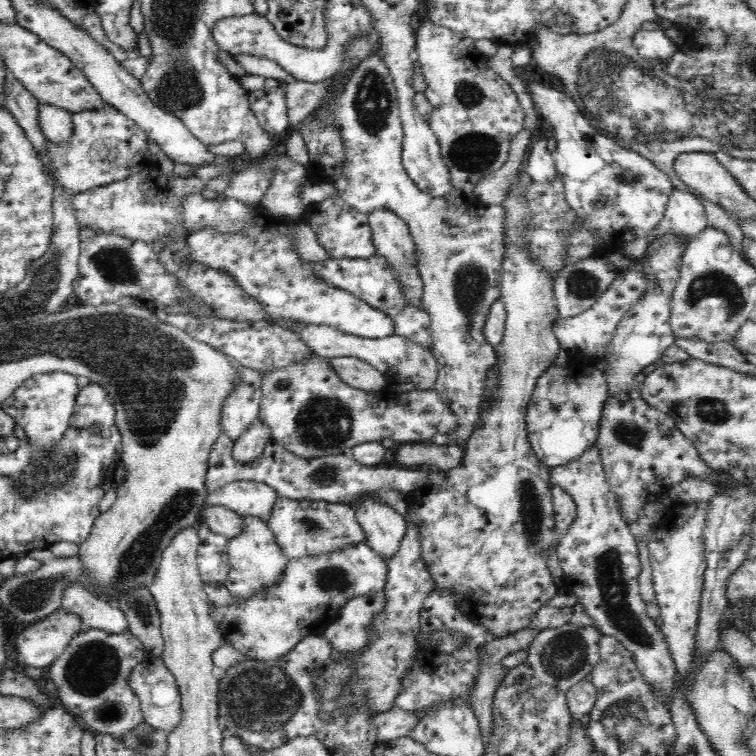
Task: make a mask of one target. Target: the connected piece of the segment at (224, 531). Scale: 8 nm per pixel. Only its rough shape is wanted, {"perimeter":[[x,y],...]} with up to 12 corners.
{"perimeter":[[206,505],[202,522],[211,532],[236,539],[243,518],[232,510]]}

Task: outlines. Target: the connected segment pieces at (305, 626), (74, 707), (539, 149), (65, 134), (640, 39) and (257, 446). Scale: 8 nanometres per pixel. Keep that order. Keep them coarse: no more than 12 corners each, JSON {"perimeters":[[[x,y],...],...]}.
{"perimeters":[[[366,542],[289,560],[264,594],[213,607],[224,642],[278,660],[388,563]],[[83,629],[49,666],[63,707],[92,733],[144,721],[127,631]],[[546,140],[532,143],[523,163],[527,178],[545,183],[560,176]],[[38,104],[38,123],[52,144],[74,134],[73,114]],[[646,26],[634,36],[638,55],[668,60],[678,46],[662,30]],[[257,418],[230,443],[232,458],[250,464],[271,441],[270,427]]]}

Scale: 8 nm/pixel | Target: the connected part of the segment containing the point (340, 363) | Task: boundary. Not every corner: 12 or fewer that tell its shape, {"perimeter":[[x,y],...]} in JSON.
{"perimeter":[[328,359],[340,380],[372,392],[387,385],[384,374],[364,359]]}

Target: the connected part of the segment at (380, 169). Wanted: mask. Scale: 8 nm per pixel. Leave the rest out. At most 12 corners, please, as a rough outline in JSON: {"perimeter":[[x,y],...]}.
{"perimeter":[[381,54],[335,106],[337,196],[408,224],[430,315],[435,389],[464,446],[496,346],[506,211],[422,192]]}

